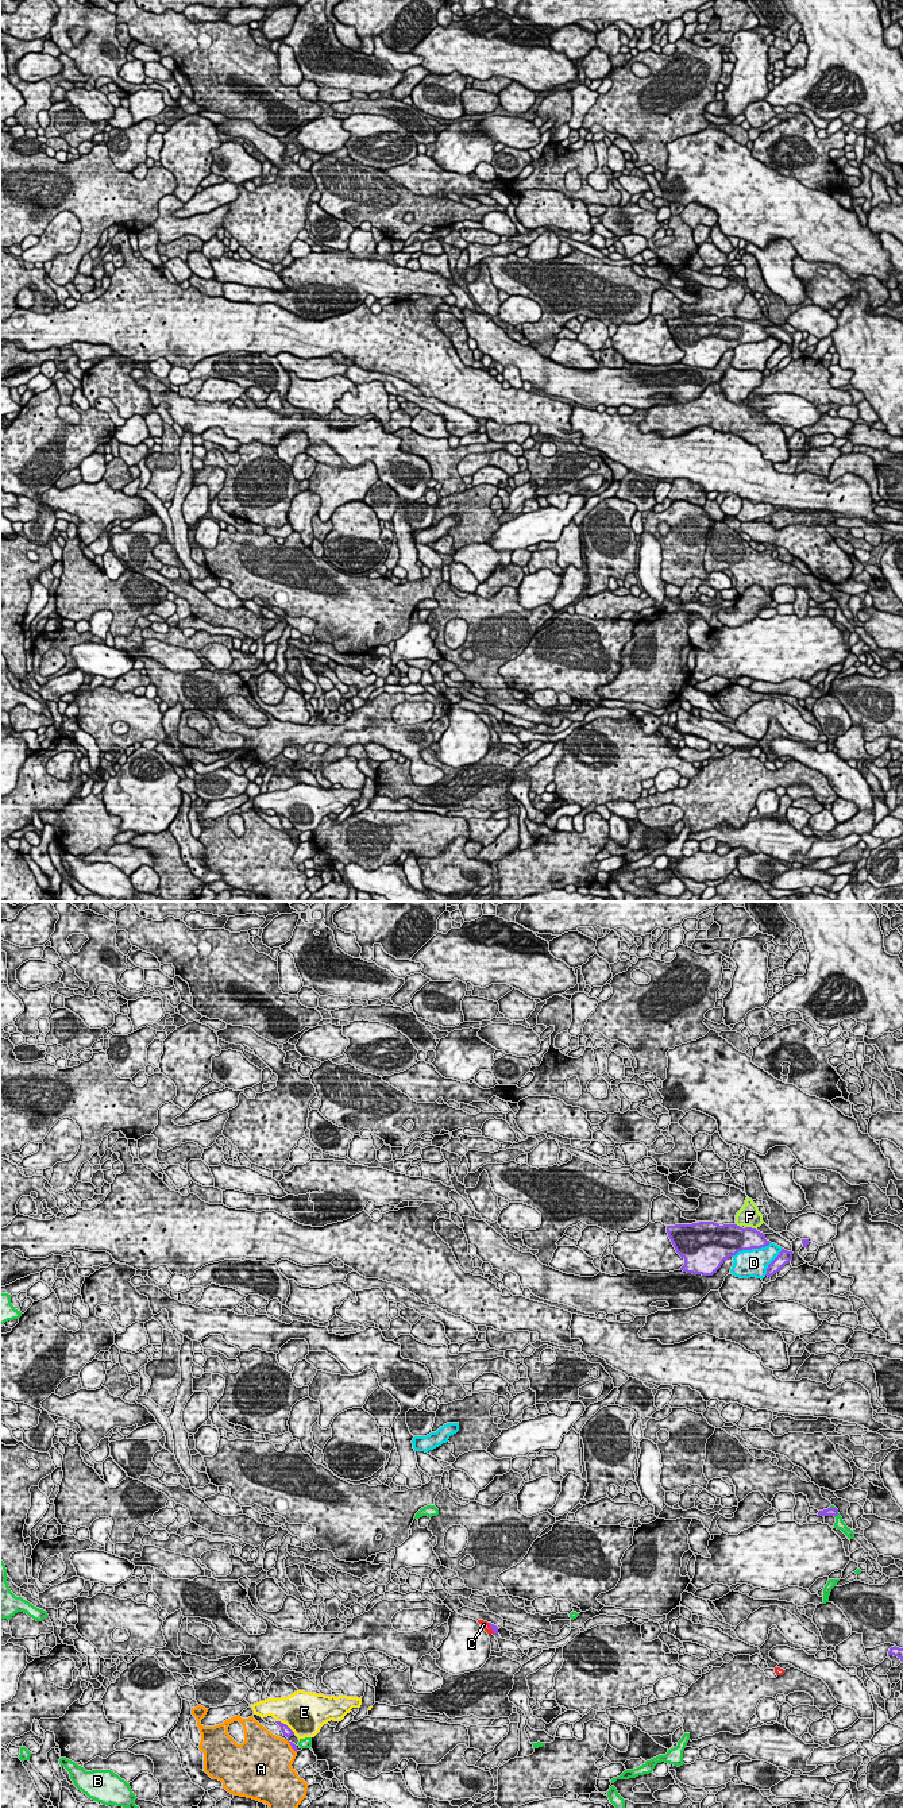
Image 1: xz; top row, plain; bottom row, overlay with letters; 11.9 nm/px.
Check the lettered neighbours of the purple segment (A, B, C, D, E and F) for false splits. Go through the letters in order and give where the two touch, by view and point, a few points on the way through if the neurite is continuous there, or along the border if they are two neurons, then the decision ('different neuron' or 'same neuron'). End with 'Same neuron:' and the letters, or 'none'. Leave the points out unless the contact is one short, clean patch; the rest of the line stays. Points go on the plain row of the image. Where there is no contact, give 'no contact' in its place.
A: meets purple in xz at (290, 837); different neuron
B: meets purple in xz at (836, 608); different neuron
C: meets purple in xz at (491, 721); different neuron
D: meets purple in xz at (751, 342); different neuron
E: meets purple in xz at (285, 817); different neuron
F: meets purple in xz at (751, 320); different neuron
Same neuron: none

